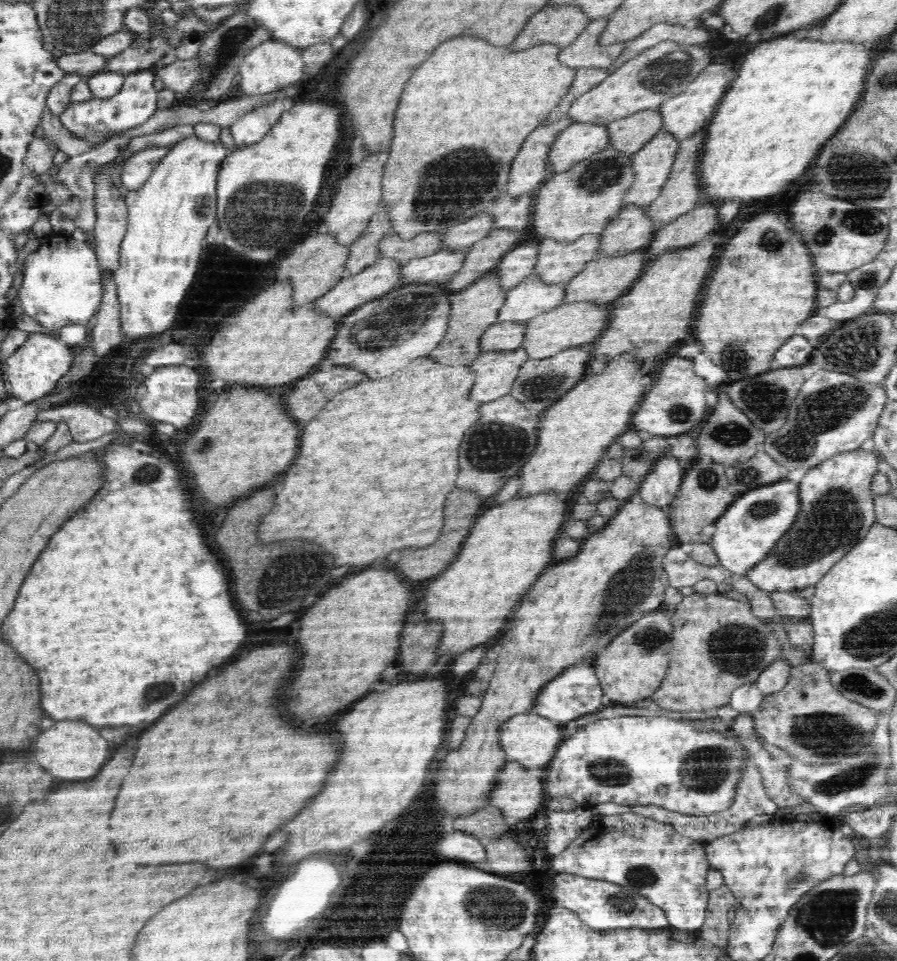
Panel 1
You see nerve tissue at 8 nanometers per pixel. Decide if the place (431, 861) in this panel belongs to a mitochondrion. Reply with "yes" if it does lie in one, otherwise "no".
no

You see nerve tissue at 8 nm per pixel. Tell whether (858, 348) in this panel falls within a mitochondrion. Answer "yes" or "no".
yes

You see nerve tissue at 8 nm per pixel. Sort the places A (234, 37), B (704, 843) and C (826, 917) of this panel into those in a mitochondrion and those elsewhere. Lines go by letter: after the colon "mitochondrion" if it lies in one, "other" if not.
A: mitochondrion
B: other
C: mitochondrion

